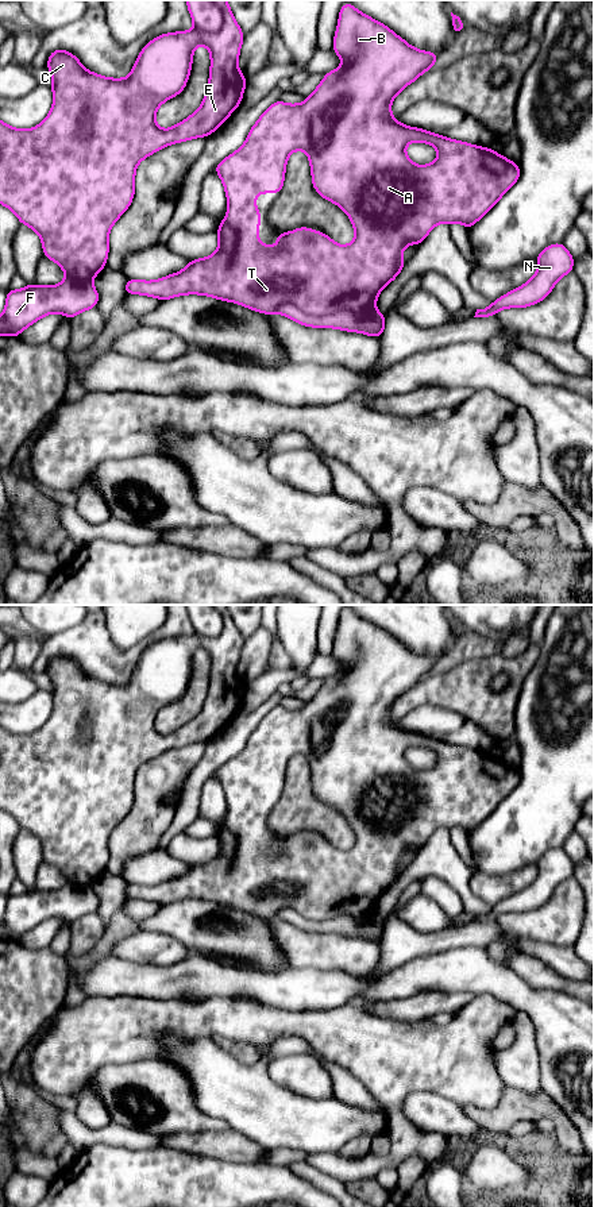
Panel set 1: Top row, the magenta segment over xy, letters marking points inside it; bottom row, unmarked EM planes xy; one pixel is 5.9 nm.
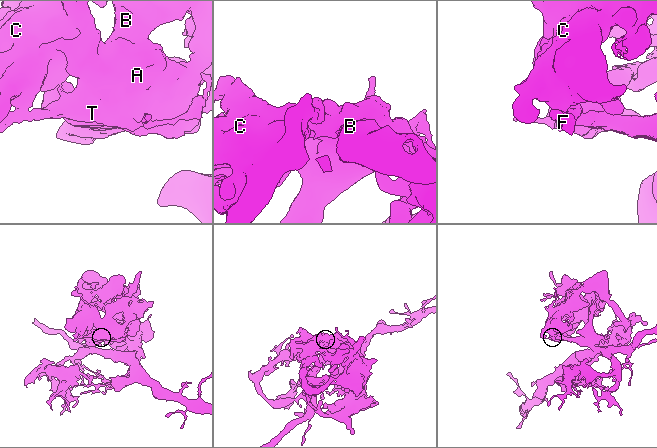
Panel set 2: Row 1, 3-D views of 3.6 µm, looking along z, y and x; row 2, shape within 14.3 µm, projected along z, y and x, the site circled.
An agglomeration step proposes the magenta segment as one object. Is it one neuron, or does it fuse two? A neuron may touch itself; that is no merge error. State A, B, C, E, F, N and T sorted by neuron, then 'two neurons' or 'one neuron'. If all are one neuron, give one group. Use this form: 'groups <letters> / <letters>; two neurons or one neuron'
groups A B C E F N T; one neuron

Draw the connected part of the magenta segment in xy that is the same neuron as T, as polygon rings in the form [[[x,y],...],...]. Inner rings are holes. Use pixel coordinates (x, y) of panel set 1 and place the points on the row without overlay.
[[[350,606],[340,613],[332,655],[343,664],[343,670],[325,678],[304,707],[292,710],[281,705],[273,707],[252,730],[243,751],[213,774],[223,786],[228,806],[227,822],[223,822],[216,836],[217,856],[202,864],[190,864],[184,875],[161,884],[127,883],[126,899],[143,899],[161,906],[184,899],[202,899],[238,907],[263,919],[279,918],[301,930],[338,933],[379,944],[386,925],[383,918],[375,914],[375,906],[381,895],[405,872],[402,855],[409,849],[421,849],[439,828],[448,830],[462,828],[470,834],[520,783],[518,768],[490,752],[478,752],[423,733],[406,732],[393,724],[392,705],[436,670],[437,658],[412,652],[389,632],[359,617]],[[410,747],[432,749],[439,756],[437,764],[429,770],[414,770],[405,759],[405,751]],[[296,755],[308,759],[315,795],[348,820],[355,834],[355,844],[348,851],[340,851],[324,837],[309,832],[285,838],[275,837],[278,849],[270,853],[258,844],[261,815],[255,813],[255,799],[281,798],[288,761]]]

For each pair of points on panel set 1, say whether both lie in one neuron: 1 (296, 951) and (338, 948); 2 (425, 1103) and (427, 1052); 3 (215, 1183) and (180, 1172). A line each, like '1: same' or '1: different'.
1: same
2: different
3: same

